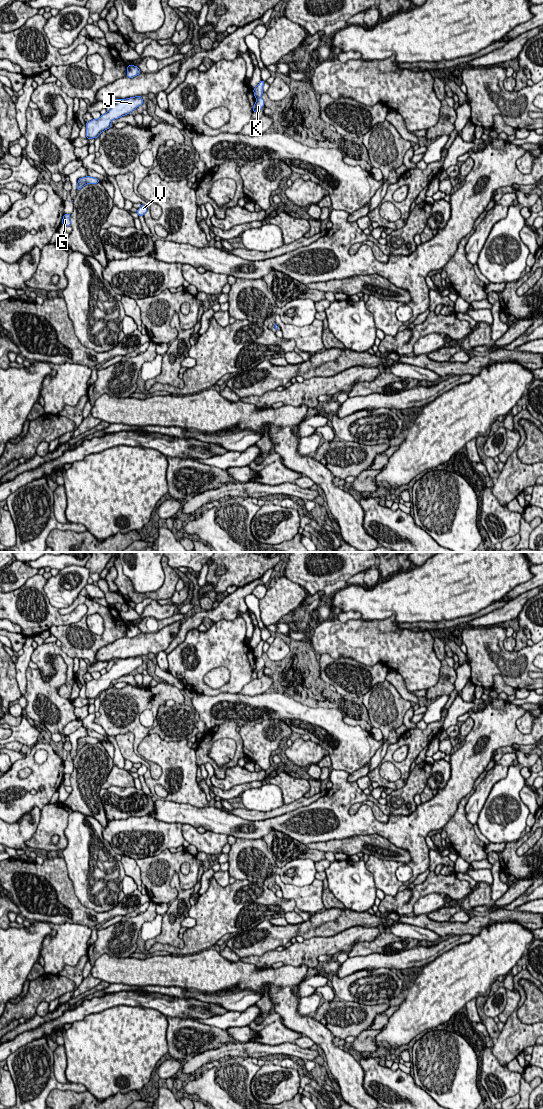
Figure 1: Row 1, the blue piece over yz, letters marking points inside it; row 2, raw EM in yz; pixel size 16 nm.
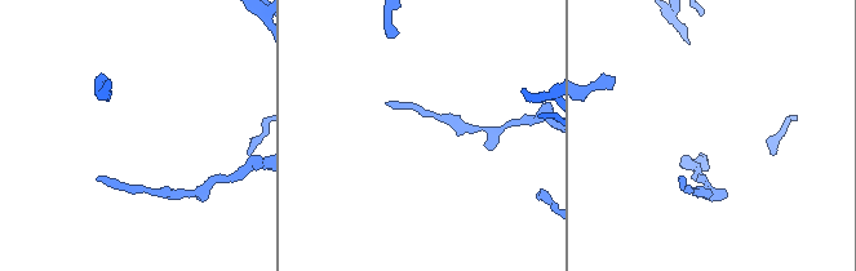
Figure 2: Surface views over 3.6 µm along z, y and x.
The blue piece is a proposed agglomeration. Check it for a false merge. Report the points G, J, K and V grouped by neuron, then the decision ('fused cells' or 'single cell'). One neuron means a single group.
G J V / K | fused cells

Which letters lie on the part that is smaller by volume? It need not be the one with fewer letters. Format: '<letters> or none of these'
K

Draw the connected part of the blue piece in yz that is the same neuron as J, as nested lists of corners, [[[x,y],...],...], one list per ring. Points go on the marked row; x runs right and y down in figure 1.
[[[142,96],[130,97],[127,99],[115,99],[114,105],[99,119],[86,122],[86,138],[97,138],[111,127],[111,122],[124,115],[130,114],[134,109],[143,104]]]

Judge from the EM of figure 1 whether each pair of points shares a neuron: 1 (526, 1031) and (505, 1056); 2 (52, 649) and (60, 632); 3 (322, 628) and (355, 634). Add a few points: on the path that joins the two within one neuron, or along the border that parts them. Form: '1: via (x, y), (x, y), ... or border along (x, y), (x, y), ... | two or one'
1: via (520, 1037), (507, 1050) | one
2: border along (60, 647), (73, 658) | two
3: via (330, 634), (347, 634) | one

